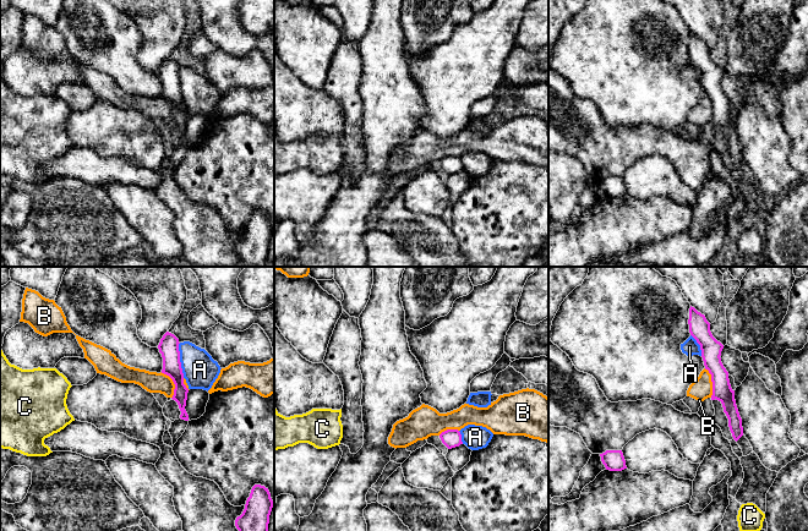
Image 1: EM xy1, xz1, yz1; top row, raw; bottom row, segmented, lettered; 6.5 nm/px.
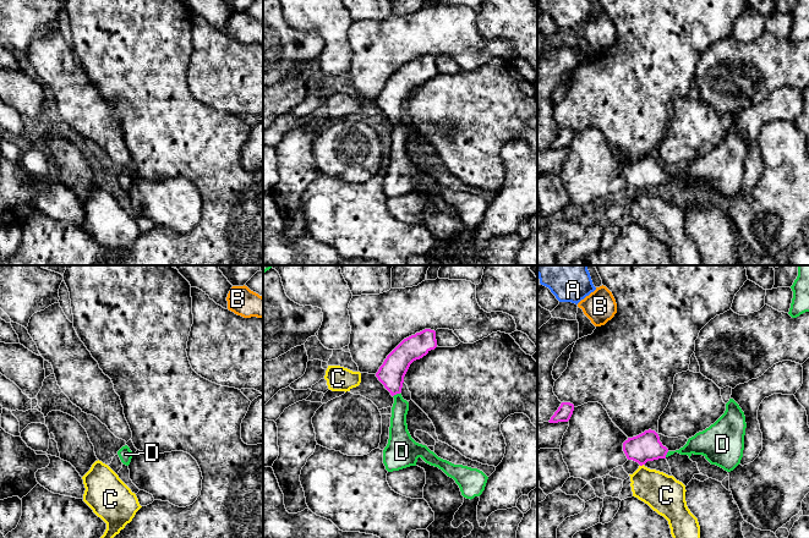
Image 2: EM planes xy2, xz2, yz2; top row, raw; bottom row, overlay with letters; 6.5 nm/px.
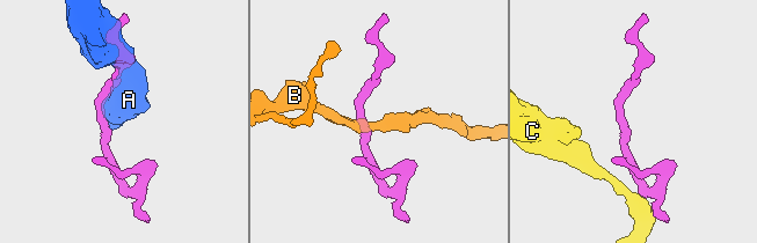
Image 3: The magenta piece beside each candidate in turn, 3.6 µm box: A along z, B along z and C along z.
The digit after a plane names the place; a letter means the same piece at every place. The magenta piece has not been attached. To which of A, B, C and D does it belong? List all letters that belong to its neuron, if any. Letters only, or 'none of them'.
D

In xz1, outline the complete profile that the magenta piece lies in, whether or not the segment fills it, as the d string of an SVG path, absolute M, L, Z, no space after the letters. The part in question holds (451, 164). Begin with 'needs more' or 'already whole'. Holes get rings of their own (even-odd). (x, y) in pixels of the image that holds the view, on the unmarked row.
already whole | M447 155L440 160L440 164L448 175L452 175L463 170L462 160L458 155Z

